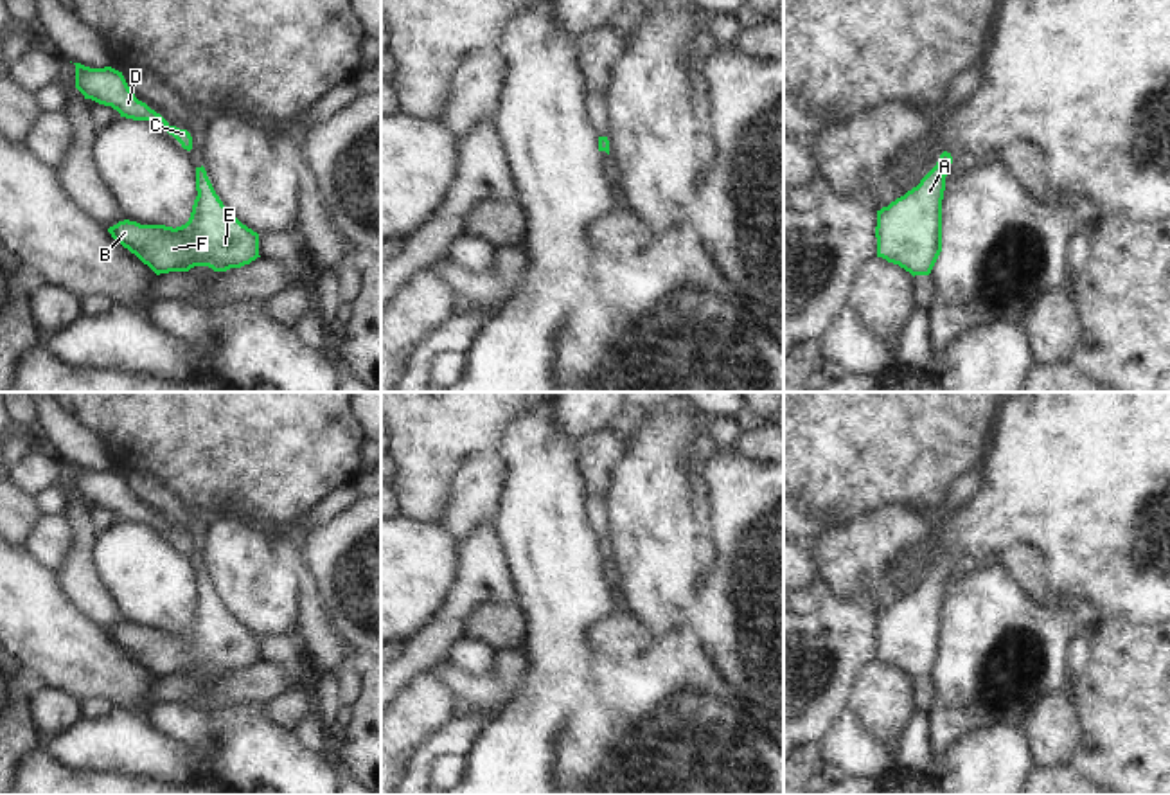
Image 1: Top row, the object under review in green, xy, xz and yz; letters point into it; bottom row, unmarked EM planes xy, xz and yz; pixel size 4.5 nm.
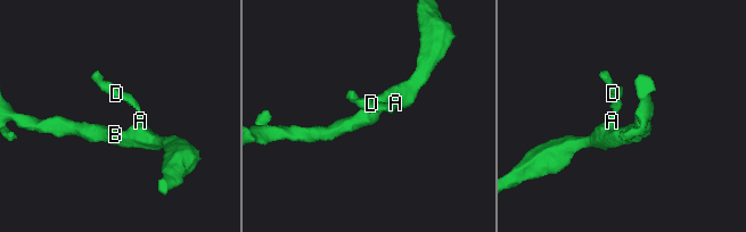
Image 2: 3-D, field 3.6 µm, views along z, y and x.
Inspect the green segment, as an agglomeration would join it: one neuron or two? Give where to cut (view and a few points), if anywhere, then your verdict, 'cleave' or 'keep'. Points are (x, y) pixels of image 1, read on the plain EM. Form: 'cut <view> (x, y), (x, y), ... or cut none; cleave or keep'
cut none; keep

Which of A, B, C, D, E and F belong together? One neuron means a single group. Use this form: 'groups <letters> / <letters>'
groups A B C D E F

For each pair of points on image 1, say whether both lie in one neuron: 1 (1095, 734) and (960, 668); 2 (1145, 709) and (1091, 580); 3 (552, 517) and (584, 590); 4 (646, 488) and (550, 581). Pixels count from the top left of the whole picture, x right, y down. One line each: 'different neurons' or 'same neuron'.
1: different neurons
2: different neurons
3: same neuron
4: different neurons

